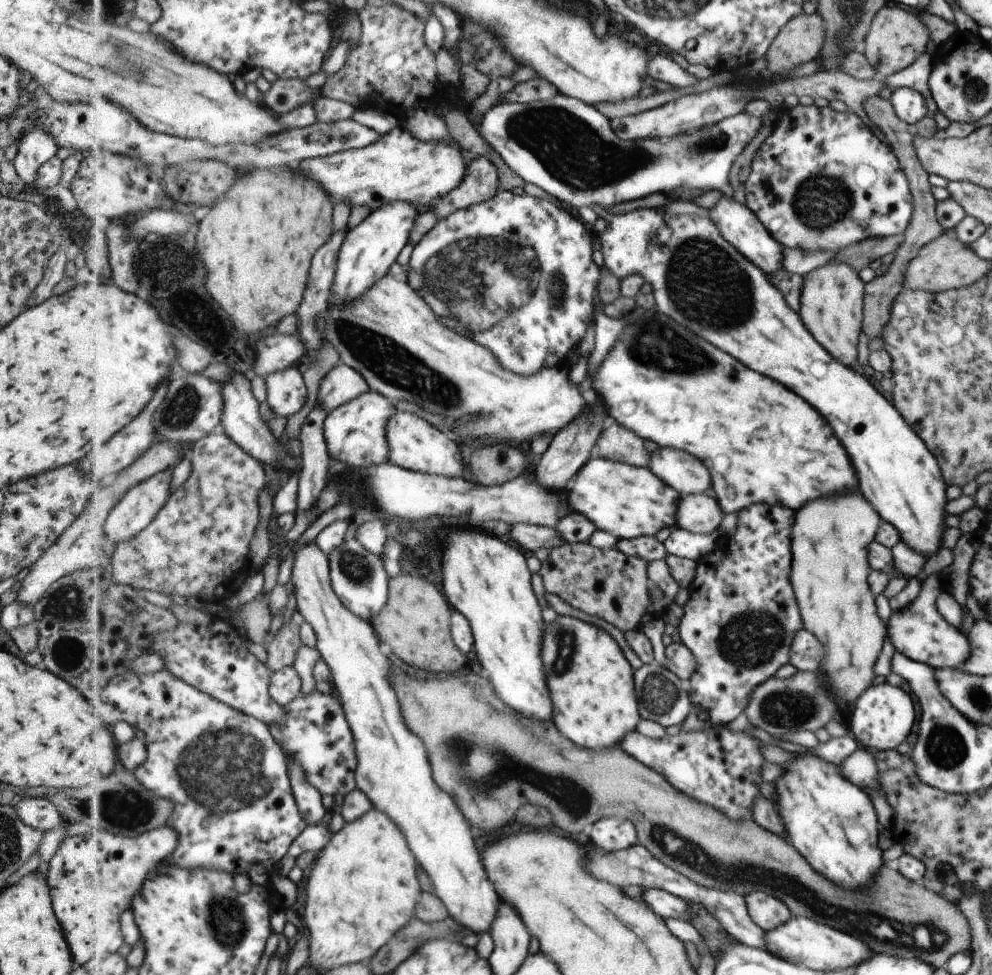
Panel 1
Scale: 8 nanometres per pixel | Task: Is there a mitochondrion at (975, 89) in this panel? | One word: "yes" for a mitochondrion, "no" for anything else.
yes

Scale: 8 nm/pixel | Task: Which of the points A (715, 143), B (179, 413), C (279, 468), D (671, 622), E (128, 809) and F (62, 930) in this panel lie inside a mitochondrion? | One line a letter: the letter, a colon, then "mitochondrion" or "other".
A: mitochondrion
B: mitochondrion
C: other
D: other
E: mitochondrion
F: other

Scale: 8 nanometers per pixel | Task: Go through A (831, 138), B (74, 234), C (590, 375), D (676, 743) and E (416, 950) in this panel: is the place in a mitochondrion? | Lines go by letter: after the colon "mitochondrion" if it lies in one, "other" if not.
A: other
B: other
C: other
D: other
E: other

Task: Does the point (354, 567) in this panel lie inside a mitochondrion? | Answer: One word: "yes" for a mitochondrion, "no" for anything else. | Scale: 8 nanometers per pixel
yes

